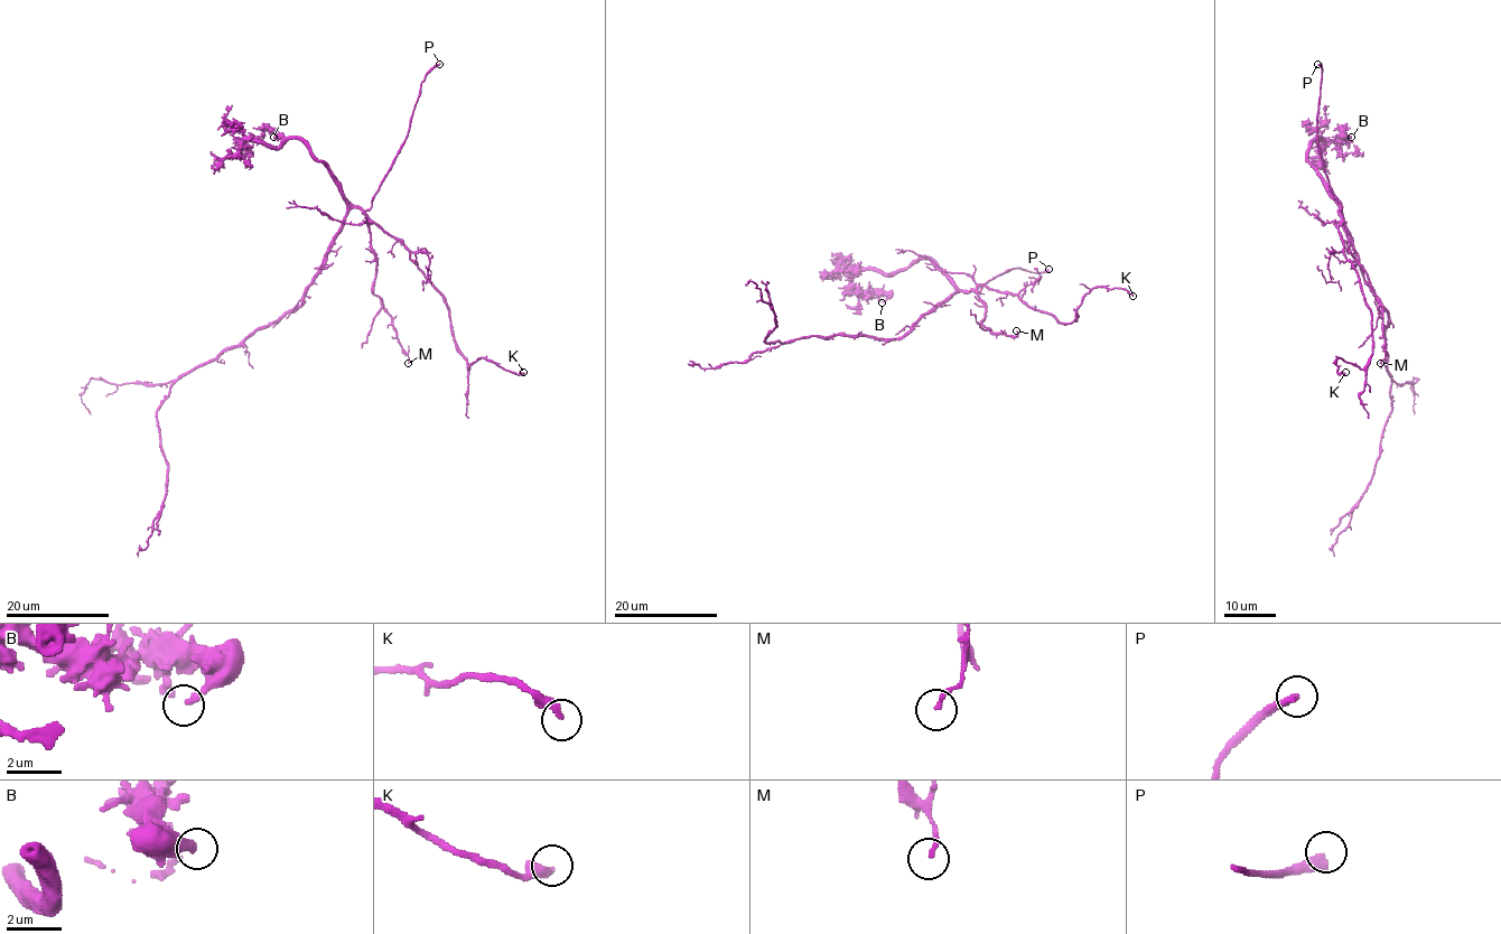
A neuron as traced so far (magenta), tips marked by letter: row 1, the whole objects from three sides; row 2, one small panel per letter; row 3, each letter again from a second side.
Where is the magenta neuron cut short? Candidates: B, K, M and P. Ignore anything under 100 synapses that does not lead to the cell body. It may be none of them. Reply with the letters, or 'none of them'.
P

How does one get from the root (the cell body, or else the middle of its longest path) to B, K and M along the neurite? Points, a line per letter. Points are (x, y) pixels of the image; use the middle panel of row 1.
B: (922, 318), (956, 290), (930, 260), (916, 259), (888, 273), (857, 271), (852, 287), (884, 295), (882, 302)
K: (922, 318), (951, 295), (981, 286), (1017, 295), (1060, 323), (1075, 318), (1092, 288), (1122, 288), (1133, 296)
M: (922, 318), (951, 295), (973, 290), (985, 307), (982, 323), (991, 332), (1016, 336), (1016, 330)

